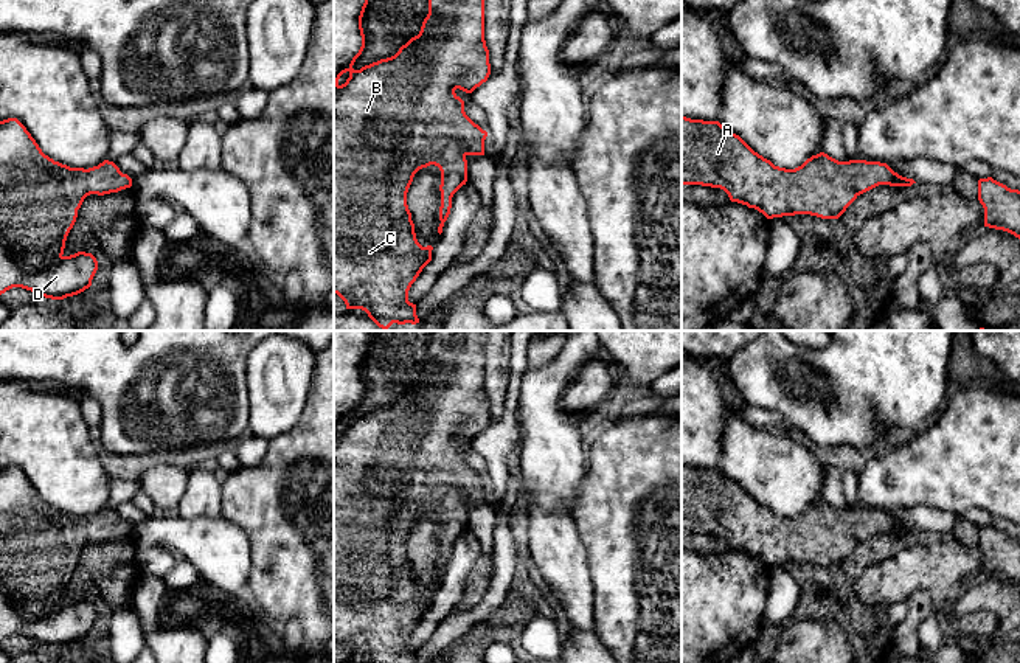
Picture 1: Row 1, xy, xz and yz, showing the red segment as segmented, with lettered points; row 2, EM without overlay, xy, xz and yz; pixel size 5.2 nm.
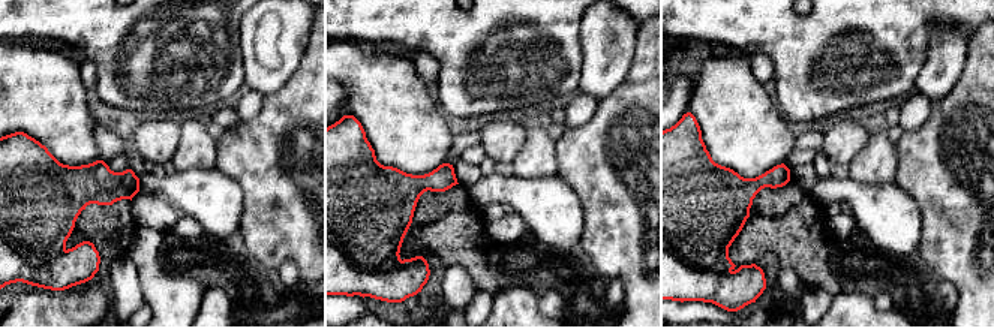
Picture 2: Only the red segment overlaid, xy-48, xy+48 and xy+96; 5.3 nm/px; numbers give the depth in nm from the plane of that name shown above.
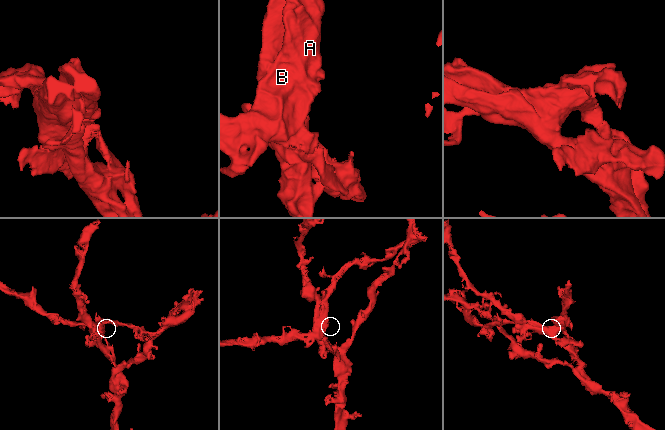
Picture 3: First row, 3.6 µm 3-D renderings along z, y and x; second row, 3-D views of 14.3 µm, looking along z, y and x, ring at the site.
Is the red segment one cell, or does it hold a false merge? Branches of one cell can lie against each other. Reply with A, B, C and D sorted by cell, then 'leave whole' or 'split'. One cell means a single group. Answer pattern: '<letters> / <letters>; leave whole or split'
A B C / D; split

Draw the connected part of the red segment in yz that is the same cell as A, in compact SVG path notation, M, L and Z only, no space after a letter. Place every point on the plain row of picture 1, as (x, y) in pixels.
M682 464L682 533L720 536L731 550L755 556L767 567L795 562L838 567L857 547L862 528L874 523L874 515L865 519L862 508L838 509L824 500L795 517L779 515L719 469Z

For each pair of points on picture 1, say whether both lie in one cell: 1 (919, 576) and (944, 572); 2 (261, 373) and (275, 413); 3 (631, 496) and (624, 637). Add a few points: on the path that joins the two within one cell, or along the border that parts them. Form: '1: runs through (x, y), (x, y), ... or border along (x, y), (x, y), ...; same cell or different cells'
1: runs through (926, 572), (938, 572); same cell
2: runs through (270, 382), (275, 387), (275, 404); same cell
3: runs through (627, 531), (627, 601); same cell

